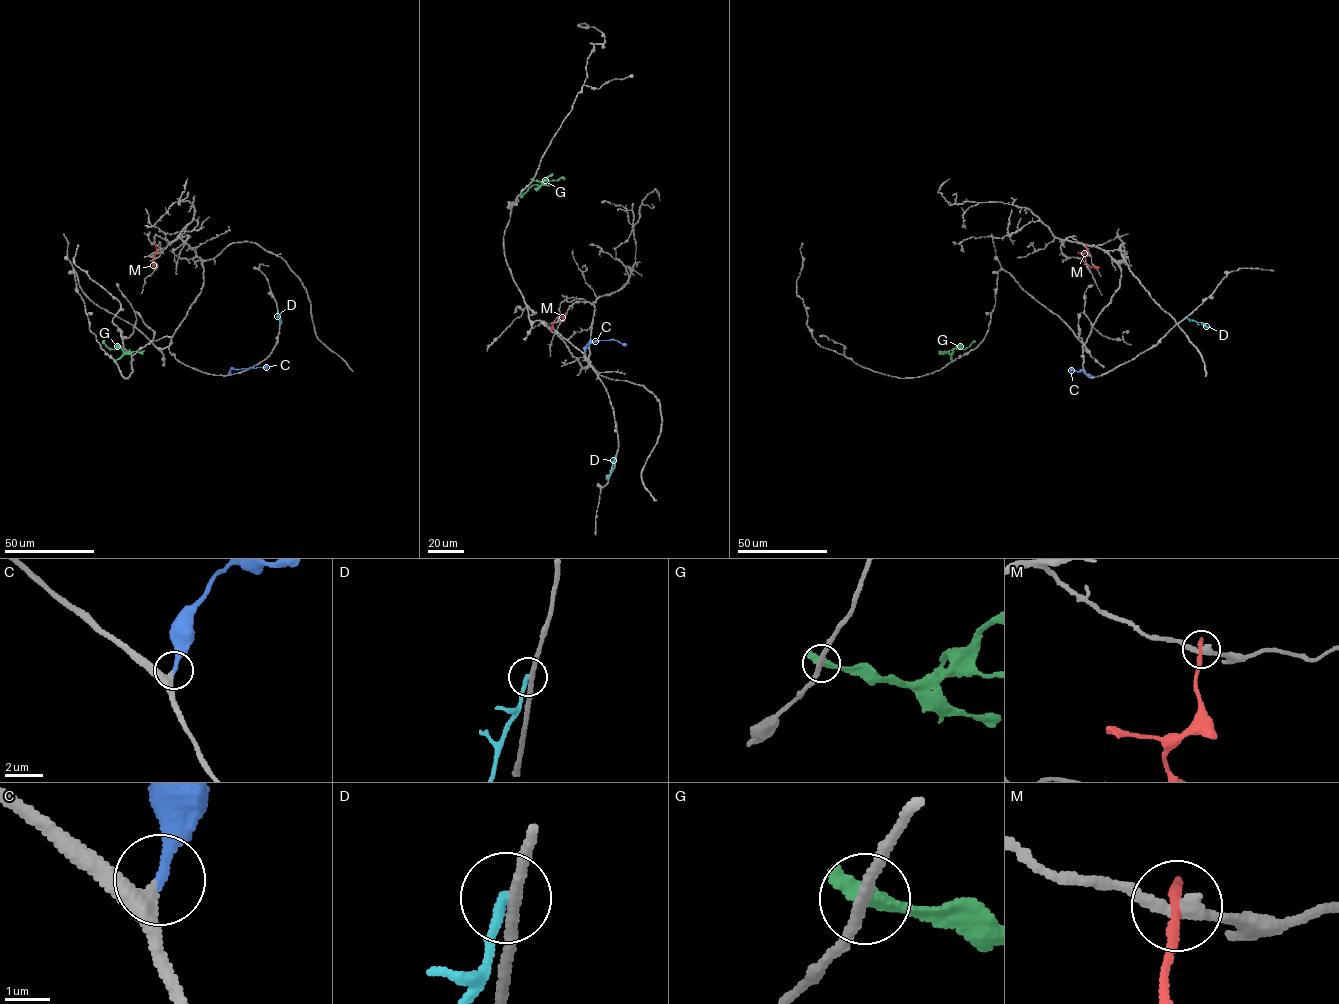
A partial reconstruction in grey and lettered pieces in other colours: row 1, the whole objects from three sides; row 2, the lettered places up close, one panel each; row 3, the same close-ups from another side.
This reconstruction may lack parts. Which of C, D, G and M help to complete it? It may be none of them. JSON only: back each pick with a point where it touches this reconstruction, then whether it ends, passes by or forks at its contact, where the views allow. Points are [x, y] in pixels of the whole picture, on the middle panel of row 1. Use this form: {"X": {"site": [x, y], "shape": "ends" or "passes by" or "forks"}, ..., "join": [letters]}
{"C": {"site": [584, 352], "shape": "ends"}, "join": ["C"]}

